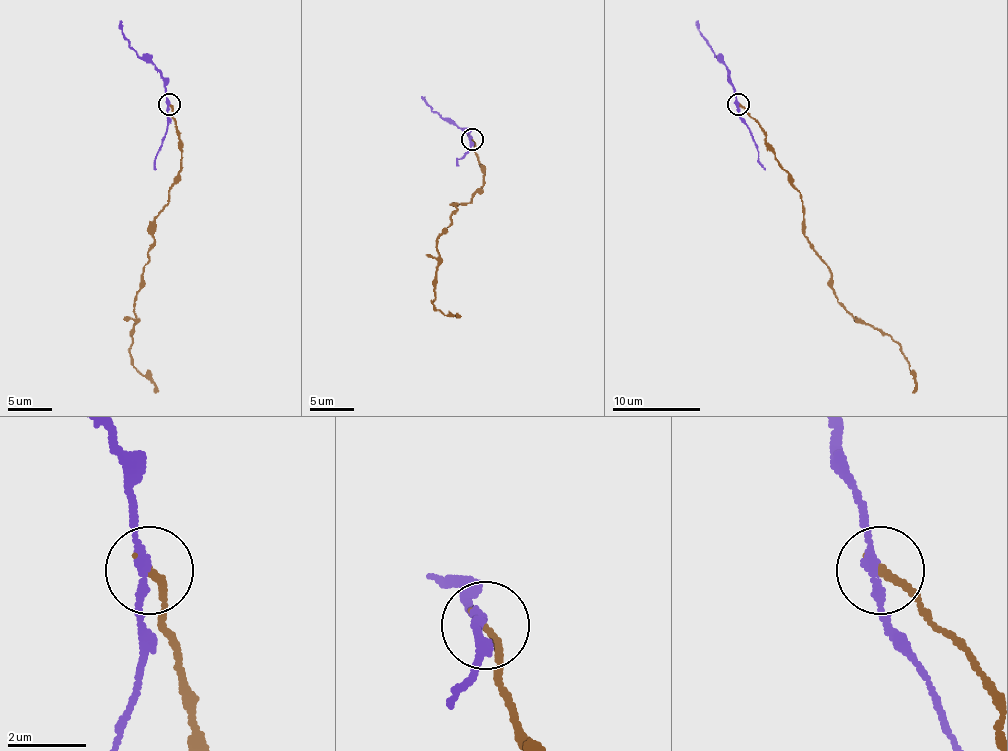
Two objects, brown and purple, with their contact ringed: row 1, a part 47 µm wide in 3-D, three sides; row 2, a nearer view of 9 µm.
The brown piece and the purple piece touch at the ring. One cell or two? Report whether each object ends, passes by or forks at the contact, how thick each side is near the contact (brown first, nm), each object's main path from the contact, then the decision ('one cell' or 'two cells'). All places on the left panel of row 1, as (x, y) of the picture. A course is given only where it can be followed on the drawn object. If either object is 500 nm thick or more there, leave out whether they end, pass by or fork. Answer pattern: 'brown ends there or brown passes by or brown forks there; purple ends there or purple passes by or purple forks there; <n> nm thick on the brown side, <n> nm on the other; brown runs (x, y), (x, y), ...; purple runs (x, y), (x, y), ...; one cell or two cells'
brown ends there; purple passes by; 180 nm thick on the brown side, 240 nm on the other; brown runs (170, 105), (181, 171), (154, 219), (154, 243), (143, 268), (130, 347), (132, 364), (154, 384), (154, 393); purple runs (170, 105), (165, 78), (137, 54), (119, 21); two cells

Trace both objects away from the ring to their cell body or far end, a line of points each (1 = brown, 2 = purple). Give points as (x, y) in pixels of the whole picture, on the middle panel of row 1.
1: (472, 138), (483, 184), (470, 202), (455, 204), (439, 237), (433, 301), (435, 310), (457, 317), (457, 312)
2: (472, 138), (422, 96)

